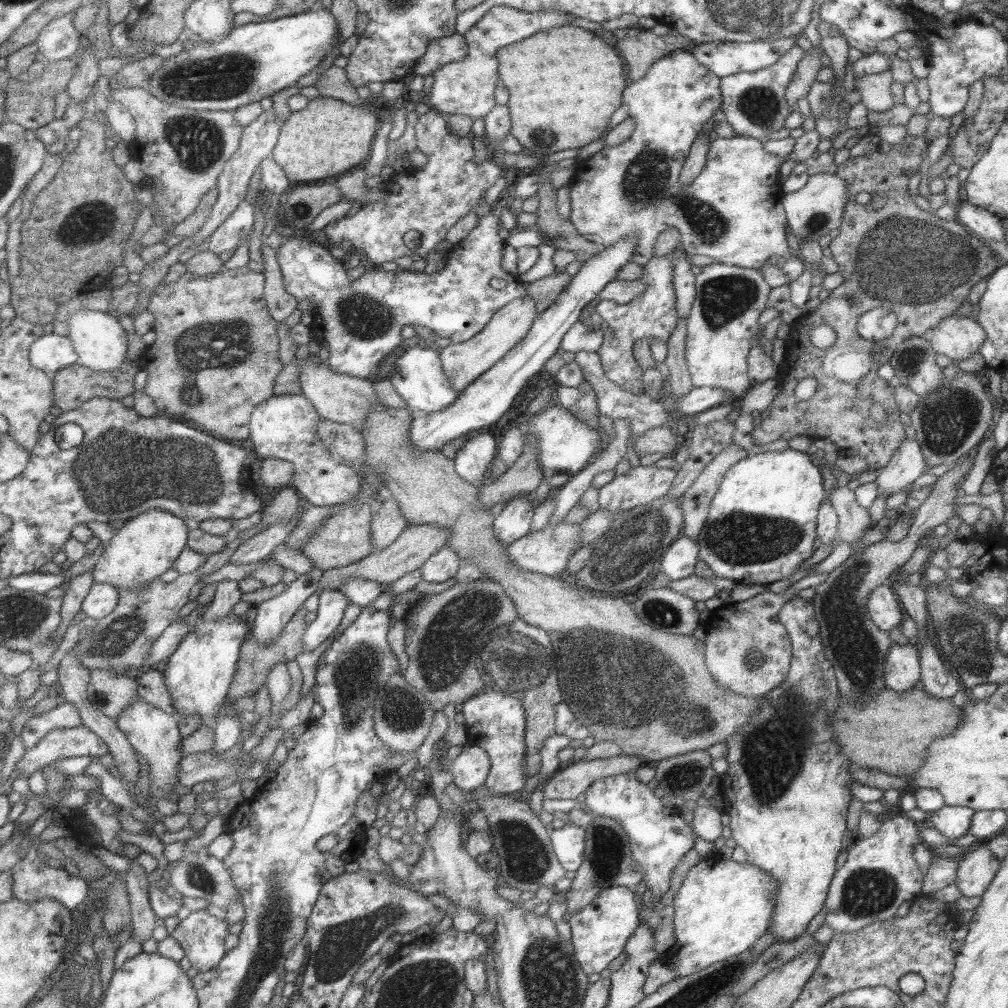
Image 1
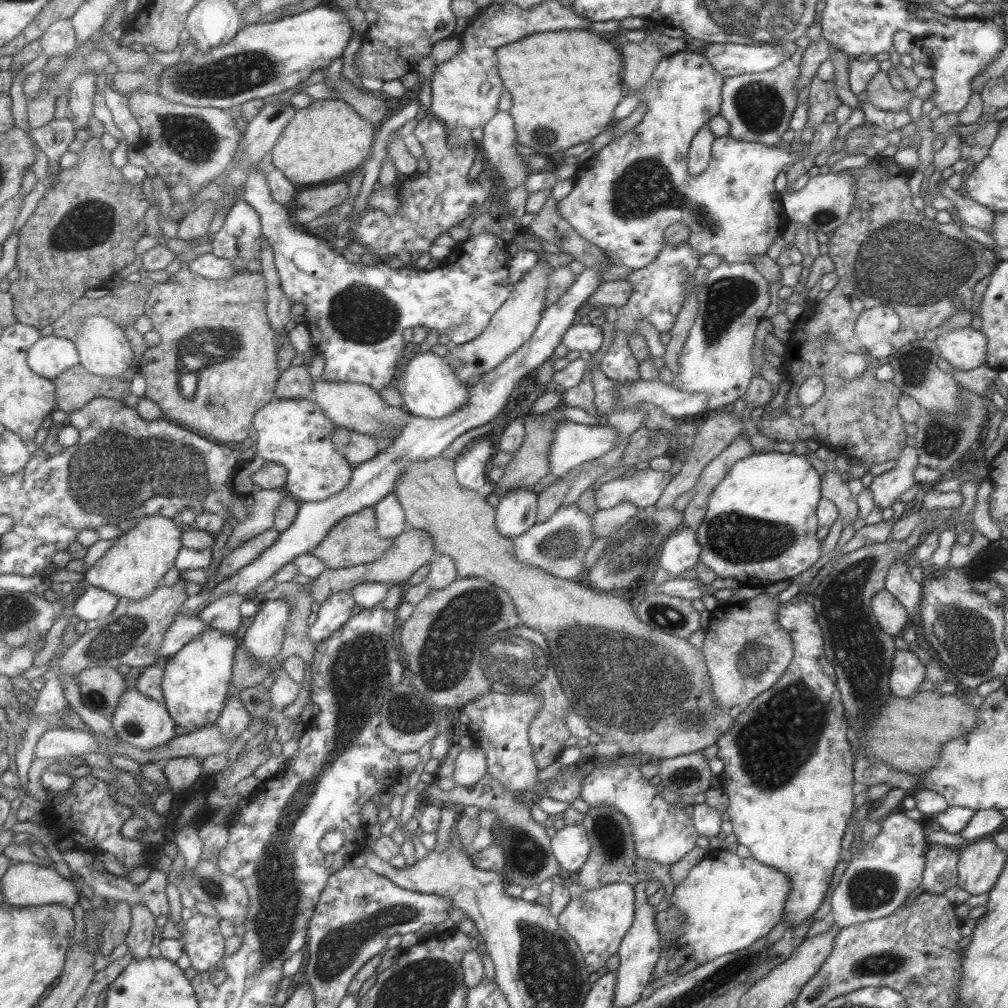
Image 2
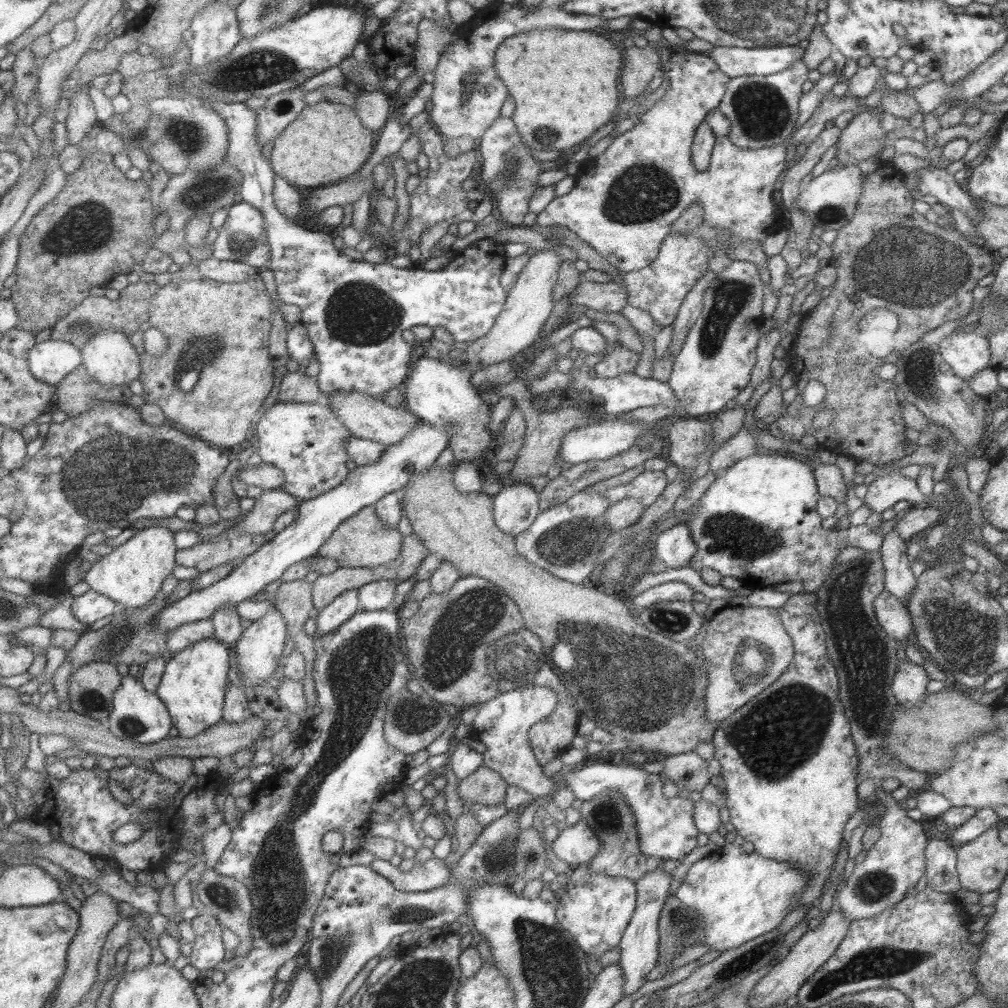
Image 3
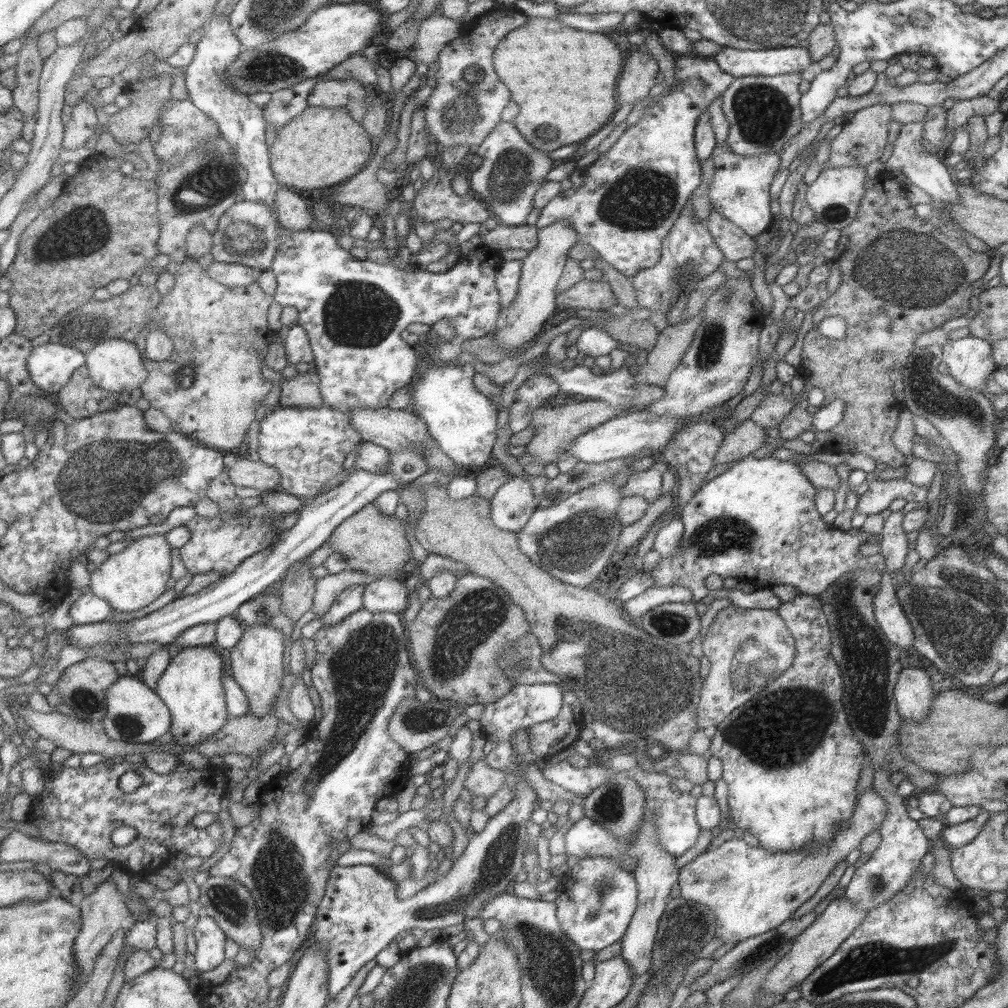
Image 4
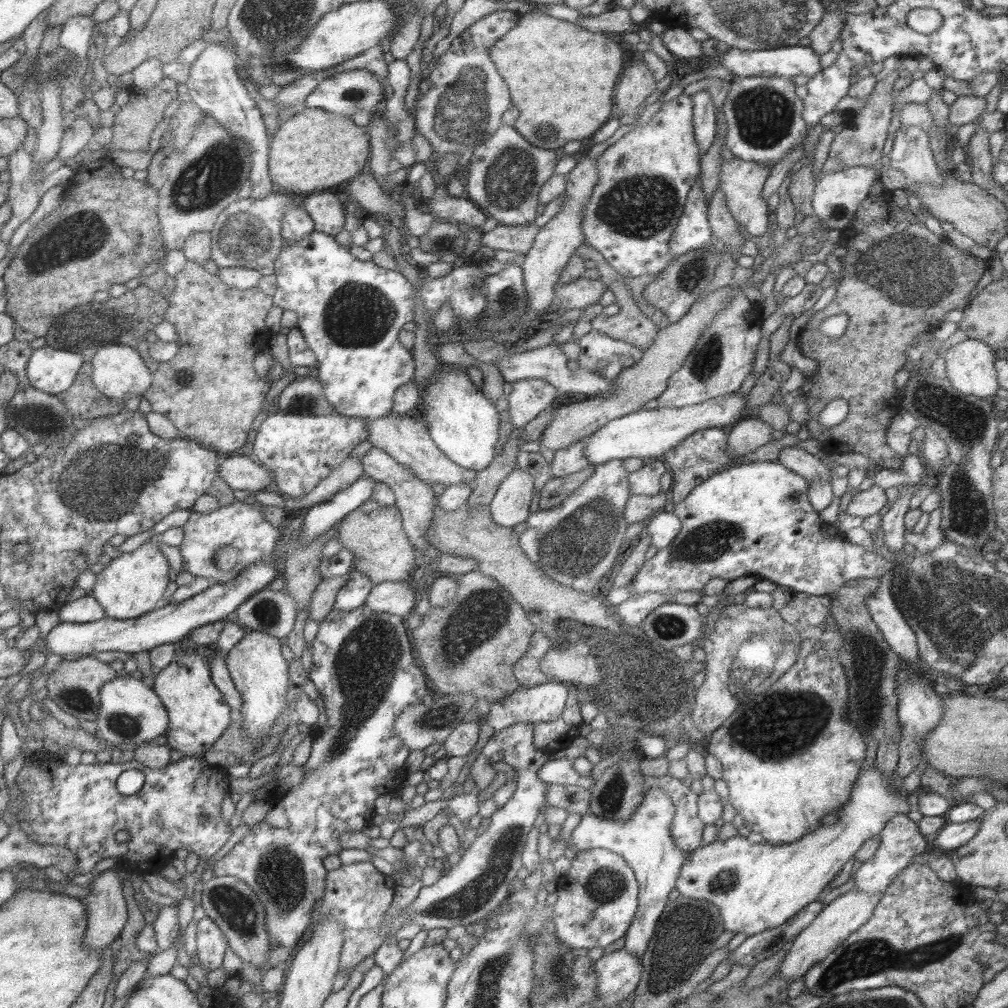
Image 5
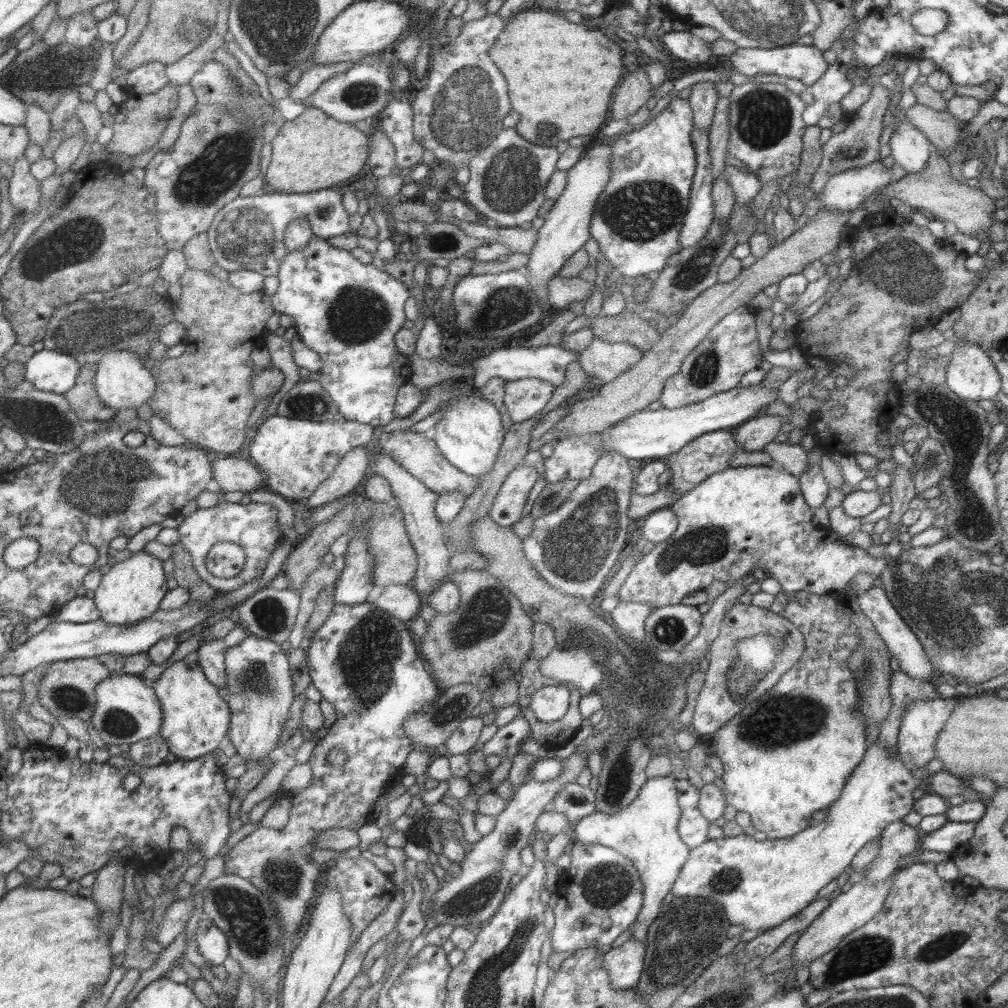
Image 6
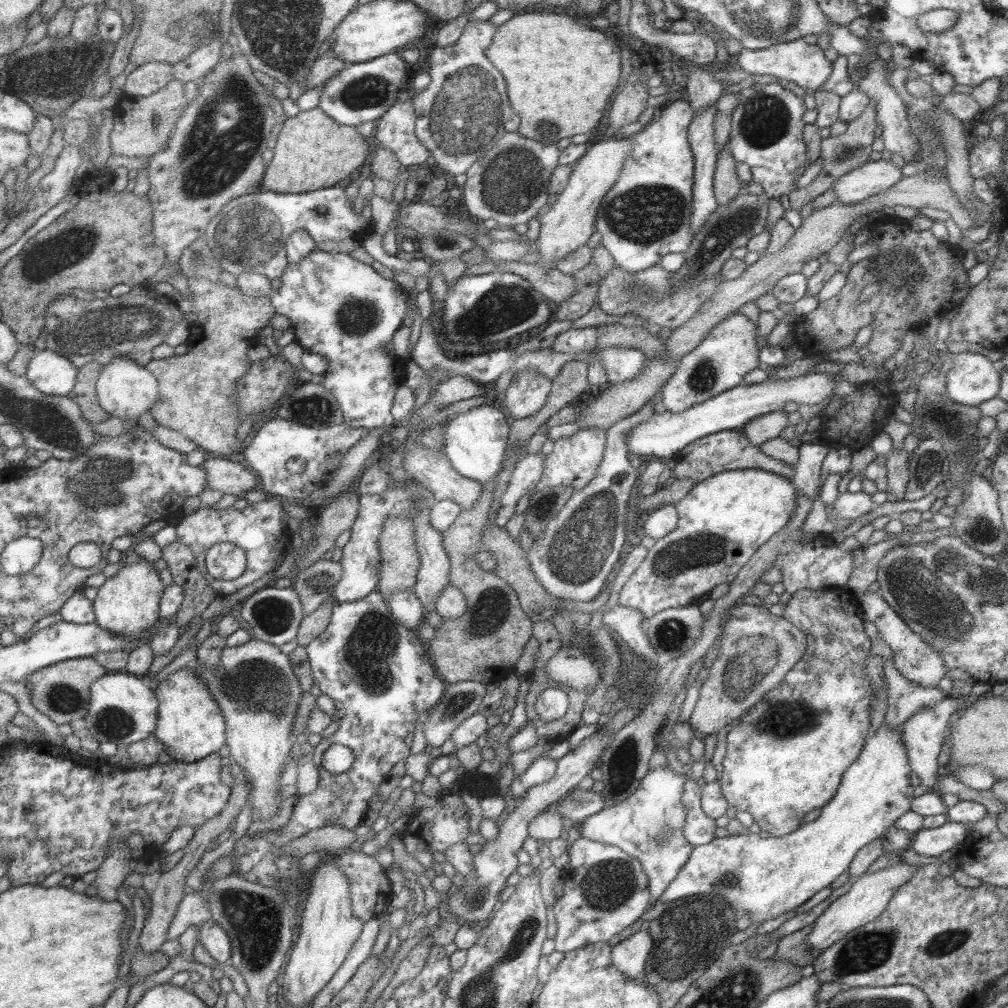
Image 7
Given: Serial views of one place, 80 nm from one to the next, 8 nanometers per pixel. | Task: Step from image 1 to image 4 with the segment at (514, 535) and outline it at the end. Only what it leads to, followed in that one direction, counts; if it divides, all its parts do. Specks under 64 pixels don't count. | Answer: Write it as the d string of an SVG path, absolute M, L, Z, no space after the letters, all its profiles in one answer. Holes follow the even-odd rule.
M509 475L490 501L490 518L499 530L516 534L536 508L530 483Z

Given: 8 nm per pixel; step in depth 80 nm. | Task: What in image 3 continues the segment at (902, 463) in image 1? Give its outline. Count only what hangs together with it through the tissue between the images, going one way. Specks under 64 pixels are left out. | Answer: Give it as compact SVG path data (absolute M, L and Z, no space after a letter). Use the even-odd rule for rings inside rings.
M897 473L874 479L867 486L862 504L872 512L883 514L883 511L891 510L893 504L902 500L919 505L929 503L929 499L918 491L913 479Z

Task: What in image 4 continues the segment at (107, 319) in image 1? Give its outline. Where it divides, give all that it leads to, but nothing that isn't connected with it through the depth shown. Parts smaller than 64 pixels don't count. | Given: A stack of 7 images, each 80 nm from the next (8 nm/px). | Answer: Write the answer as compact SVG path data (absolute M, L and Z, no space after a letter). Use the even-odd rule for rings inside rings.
M103 338L95 343L85 355L84 365L88 368L89 378L99 388L107 392L115 392L121 395L131 392L146 381L147 371L143 364L143 354L135 347L133 342L127 342L120 338Z

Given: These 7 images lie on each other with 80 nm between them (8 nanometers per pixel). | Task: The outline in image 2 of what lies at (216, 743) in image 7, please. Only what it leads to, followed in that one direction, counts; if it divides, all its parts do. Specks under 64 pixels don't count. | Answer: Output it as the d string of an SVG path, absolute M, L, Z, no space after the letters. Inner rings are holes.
M208 627L199 637L187 642L174 656L167 658L162 669L160 689L169 716L177 726L193 732L216 721L224 707L227 686L231 680L237 640L233 635L223 635L221 631Z

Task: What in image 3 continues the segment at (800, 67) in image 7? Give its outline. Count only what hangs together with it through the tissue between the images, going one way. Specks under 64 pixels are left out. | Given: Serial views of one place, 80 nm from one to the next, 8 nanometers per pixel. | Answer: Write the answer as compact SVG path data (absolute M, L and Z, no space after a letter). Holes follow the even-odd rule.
M797 45L756 48L713 46L708 56L720 72L729 78L738 78L783 71L801 61L803 52L804 49Z

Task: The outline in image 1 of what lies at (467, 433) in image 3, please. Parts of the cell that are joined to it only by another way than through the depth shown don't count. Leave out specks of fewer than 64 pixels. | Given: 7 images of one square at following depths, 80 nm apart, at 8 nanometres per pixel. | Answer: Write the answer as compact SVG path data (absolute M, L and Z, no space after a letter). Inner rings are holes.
M403 345L404 351L395 360L395 369L391 371L389 382L403 399L406 408L416 414L431 414L447 408L455 402L458 392L449 384L444 375L439 353L428 346L421 348L419 345L408 347Z

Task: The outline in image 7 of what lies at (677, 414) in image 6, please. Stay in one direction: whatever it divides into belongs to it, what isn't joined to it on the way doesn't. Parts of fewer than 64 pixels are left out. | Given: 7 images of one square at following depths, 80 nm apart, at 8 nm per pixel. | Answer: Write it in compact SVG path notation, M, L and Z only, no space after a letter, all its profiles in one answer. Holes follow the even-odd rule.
M809 371L789 380L765 379L756 384L739 384L723 391L721 394L708 398L699 404L685 409L679 414L665 411L653 413L650 418L640 422L629 431L626 440L628 454L637 456L653 455L664 461L671 461L673 456L682 450L687 444L722 430L740 430L745 424L758 416L779 411L785 406L785 402L795 404L821 404L825 398L834 394L835 380L827 373Z

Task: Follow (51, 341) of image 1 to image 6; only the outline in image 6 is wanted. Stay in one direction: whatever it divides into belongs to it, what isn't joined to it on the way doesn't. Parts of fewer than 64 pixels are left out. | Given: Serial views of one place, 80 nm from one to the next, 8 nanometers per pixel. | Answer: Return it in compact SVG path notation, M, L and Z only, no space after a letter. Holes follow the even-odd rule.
M45 348L34 352L24 367L24 379L37 390L60 395L75 384L80 369L72 356Z

